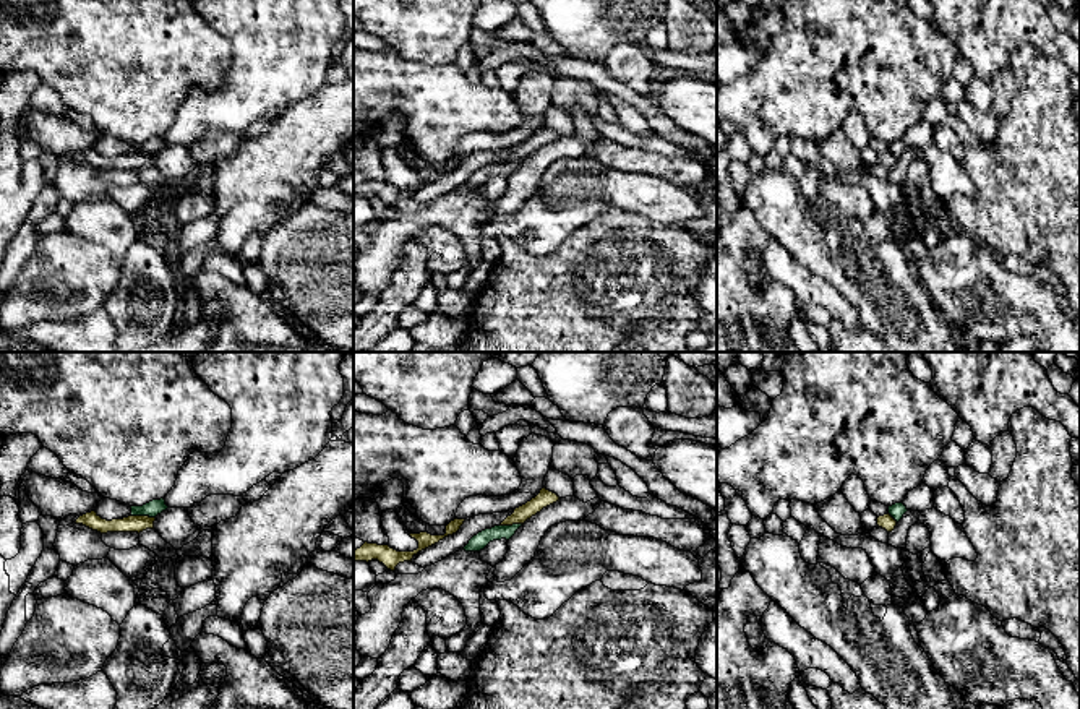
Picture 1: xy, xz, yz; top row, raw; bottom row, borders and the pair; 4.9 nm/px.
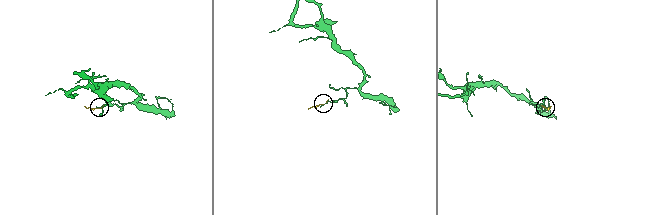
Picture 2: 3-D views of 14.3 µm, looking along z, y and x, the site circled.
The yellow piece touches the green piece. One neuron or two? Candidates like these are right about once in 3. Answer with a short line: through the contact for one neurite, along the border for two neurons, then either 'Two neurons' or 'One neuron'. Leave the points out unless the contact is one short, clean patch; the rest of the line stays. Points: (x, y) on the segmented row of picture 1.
Two neurons

